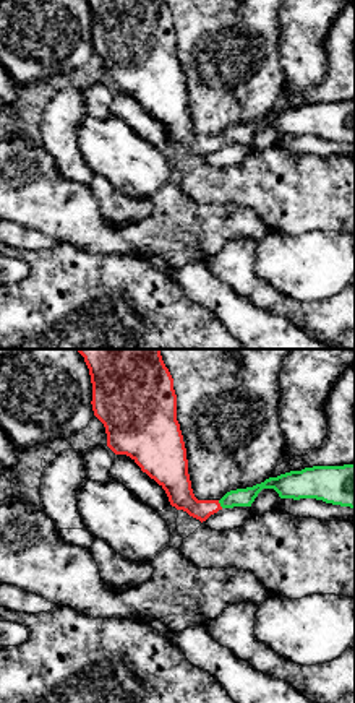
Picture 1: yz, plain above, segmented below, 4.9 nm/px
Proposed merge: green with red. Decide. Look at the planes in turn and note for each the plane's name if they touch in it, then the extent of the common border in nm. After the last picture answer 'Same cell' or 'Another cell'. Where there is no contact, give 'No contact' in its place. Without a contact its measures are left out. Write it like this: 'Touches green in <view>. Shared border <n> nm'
Touches green in yz. Shared border 50 nm

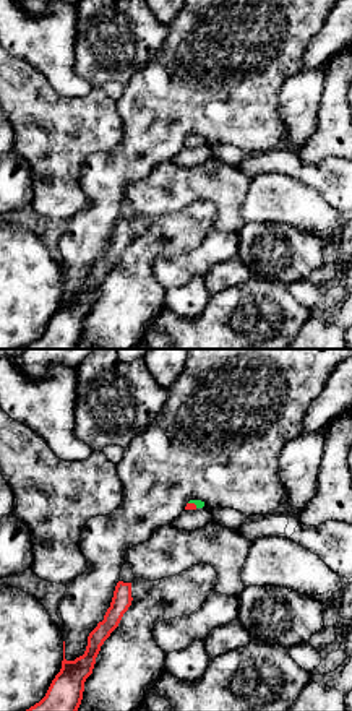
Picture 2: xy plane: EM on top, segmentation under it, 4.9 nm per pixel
Touches green in xy. Shared border 50 nm

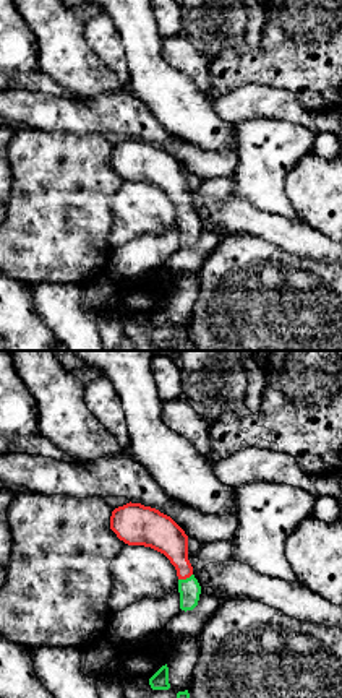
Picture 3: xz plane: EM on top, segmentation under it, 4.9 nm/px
Touches green in xz. Shared border 80 nm

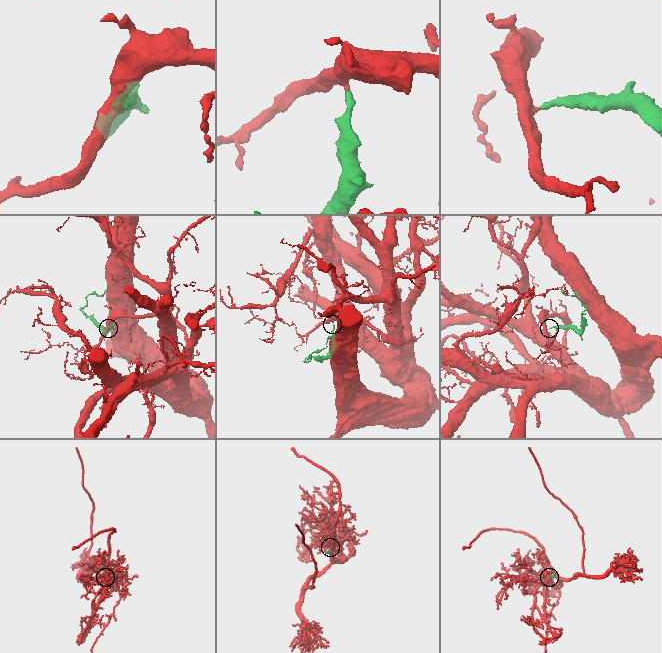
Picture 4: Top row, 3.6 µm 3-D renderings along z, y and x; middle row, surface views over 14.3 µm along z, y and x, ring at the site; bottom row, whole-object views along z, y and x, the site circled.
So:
Same cell

